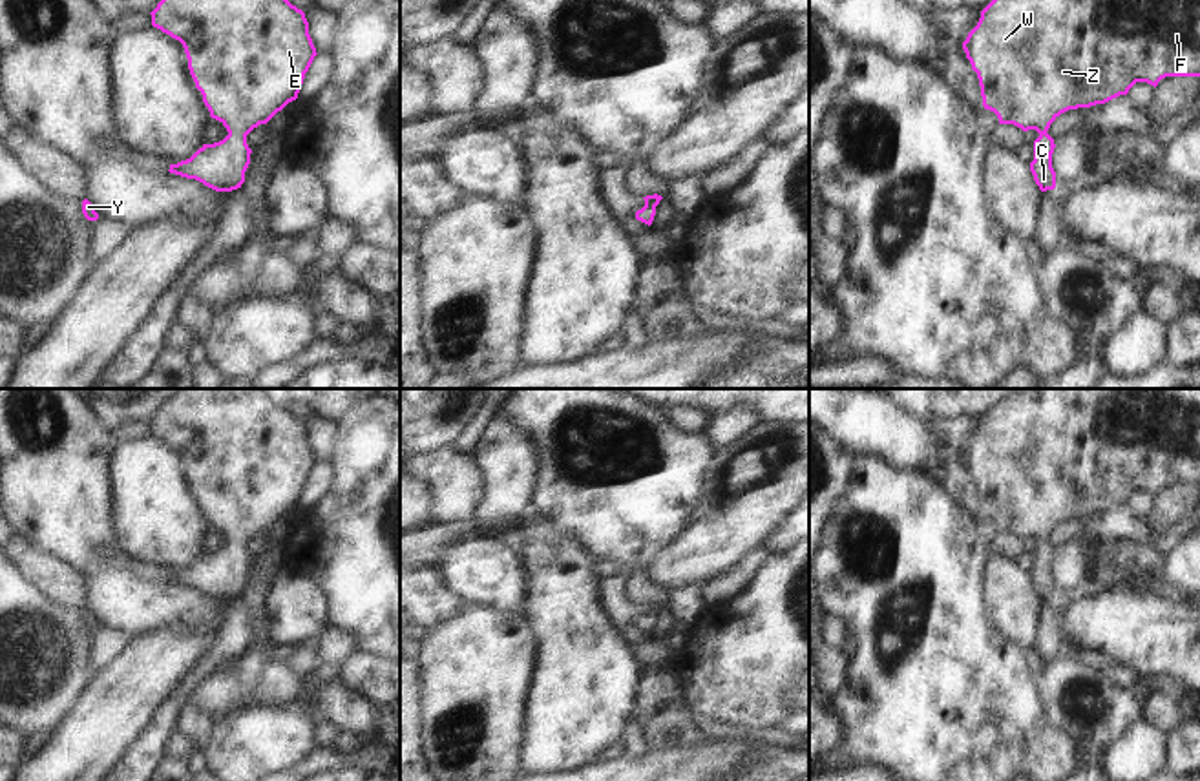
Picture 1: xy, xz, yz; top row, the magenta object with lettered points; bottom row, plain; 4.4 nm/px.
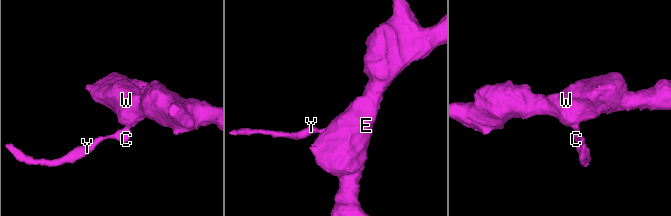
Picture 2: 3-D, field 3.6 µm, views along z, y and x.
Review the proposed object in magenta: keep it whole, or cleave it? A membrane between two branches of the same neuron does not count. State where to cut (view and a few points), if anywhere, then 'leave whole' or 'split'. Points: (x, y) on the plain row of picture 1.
no cut; leave whole

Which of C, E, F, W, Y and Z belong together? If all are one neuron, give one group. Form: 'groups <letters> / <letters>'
groups C E F W Y Z

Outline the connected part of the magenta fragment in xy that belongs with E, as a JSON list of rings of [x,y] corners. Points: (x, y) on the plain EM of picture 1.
[[[183,389],[150,423],[153,436],[183,453],[210,526],[228,540],[223,549],[203,553],[190,568],[170,573],[168,580],[216,600],[241,597],[252,562],[247,544],[298,507],[318,463],[305,422],[263,389]]]

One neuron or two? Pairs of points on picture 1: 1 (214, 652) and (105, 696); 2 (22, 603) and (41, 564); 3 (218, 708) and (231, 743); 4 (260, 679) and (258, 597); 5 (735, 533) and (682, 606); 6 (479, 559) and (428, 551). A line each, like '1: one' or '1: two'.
1: two
2: two
3: two
4: one
5: two
6: two

